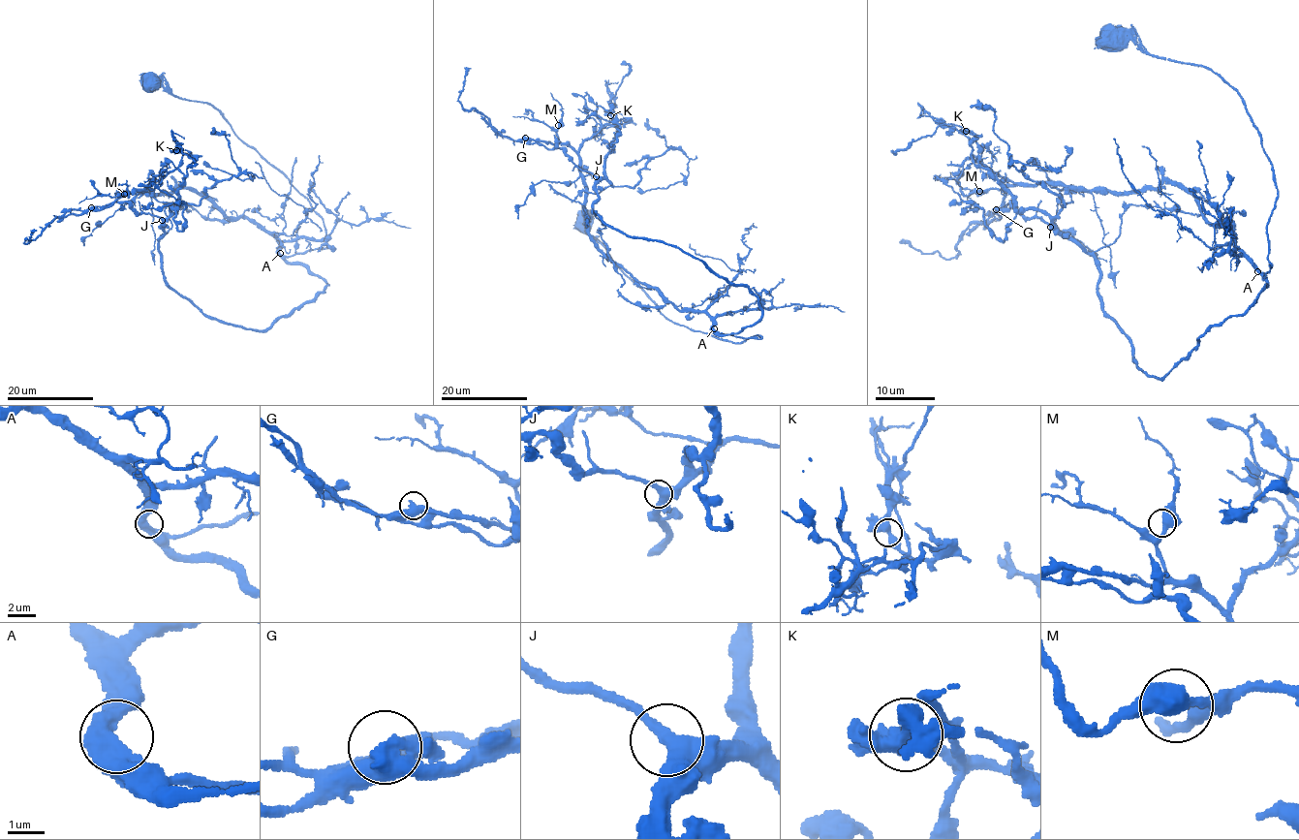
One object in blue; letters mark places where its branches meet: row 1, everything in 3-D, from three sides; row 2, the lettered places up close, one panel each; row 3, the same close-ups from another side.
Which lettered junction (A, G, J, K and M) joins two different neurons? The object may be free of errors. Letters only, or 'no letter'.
no letter

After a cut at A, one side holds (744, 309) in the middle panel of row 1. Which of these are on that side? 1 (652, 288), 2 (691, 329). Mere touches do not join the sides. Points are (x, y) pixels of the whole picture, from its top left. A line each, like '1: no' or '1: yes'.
1: yes
2: no

